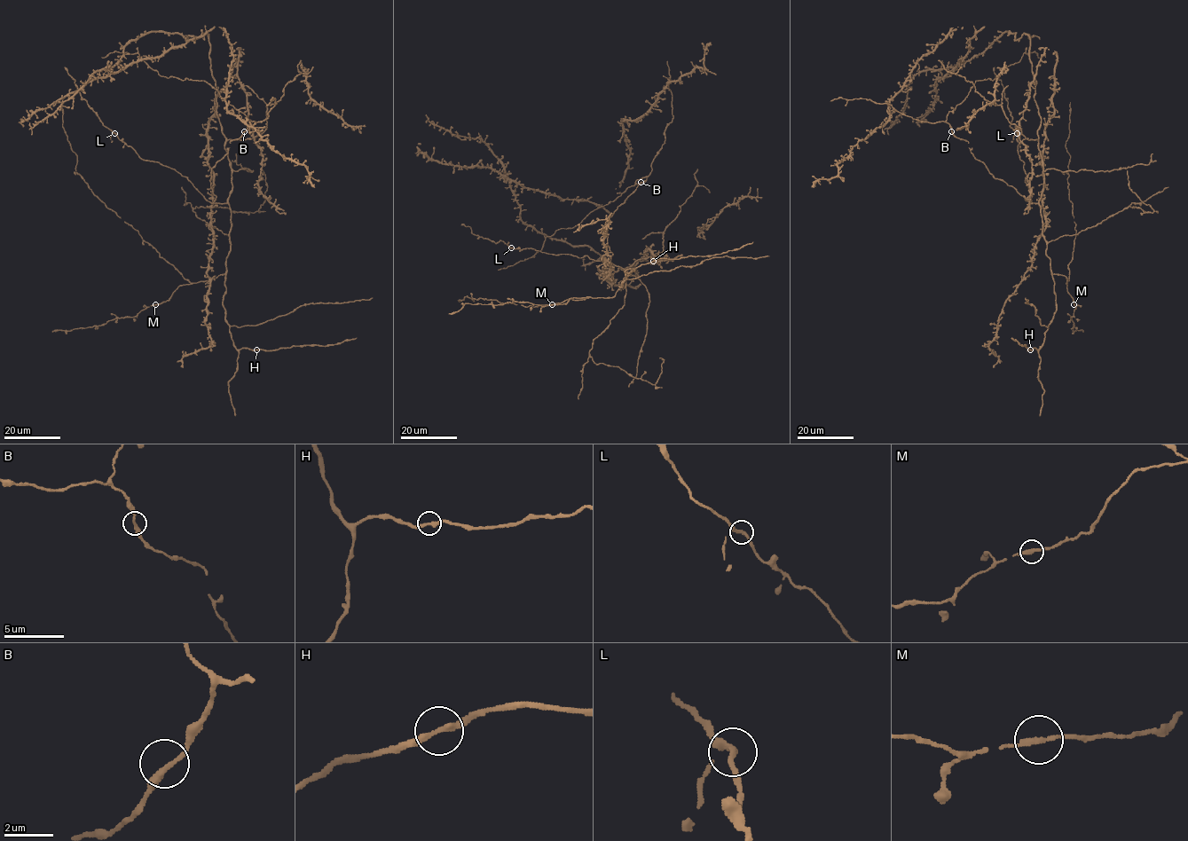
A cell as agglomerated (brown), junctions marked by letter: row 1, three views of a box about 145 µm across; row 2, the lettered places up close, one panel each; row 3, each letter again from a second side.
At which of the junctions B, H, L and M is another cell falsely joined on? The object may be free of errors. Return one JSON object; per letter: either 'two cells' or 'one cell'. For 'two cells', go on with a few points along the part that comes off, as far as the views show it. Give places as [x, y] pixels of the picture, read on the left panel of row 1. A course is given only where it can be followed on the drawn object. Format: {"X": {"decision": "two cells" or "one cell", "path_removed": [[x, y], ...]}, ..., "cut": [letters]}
{"B": {"decision": "one cell"}, "H": {"decision": "one cell"}, "L": {"decision": "one cell"}, "M": {"decision": "one cell"}, "cut": []}

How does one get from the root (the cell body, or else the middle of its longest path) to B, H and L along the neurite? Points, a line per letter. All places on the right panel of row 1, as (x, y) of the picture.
B: (1042, 161), (1043, 191), (1040, 200), (1032, 203), (995, 178), (975, 158), (968, 143), (951, 131)
H: (1042, 161), (1043, 184), (1039, 204), (1046, 255), (1054, 282), (1056, 310), (1043, 345), (1030, 349)
L: (1042, 161), (1043, 191), (1040, 200), (1033, 203), (1025, 181), (1026, 176), (1024, 162), (1018, 153), (1017, 133)

